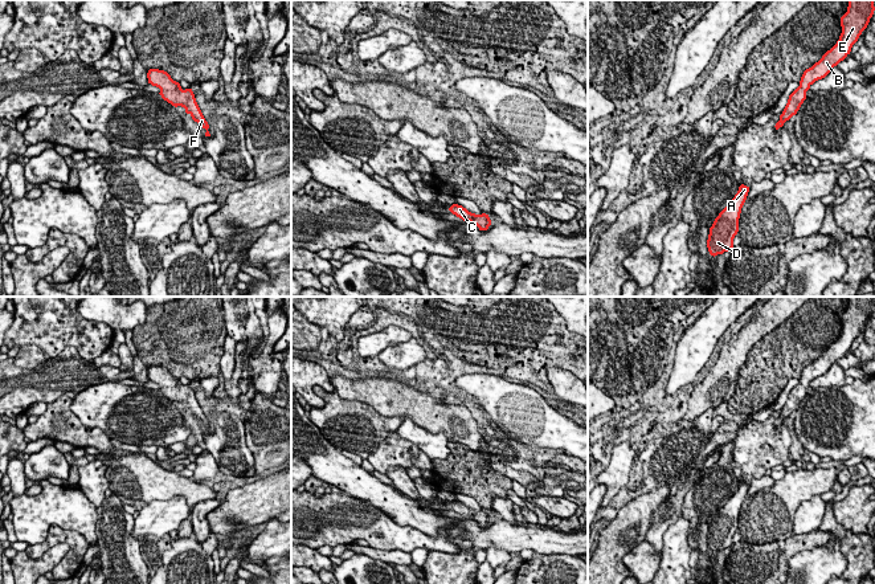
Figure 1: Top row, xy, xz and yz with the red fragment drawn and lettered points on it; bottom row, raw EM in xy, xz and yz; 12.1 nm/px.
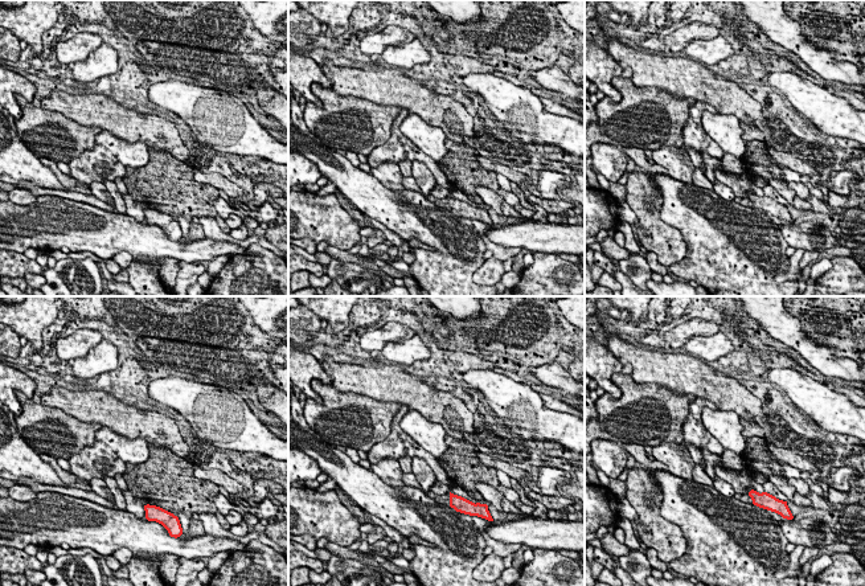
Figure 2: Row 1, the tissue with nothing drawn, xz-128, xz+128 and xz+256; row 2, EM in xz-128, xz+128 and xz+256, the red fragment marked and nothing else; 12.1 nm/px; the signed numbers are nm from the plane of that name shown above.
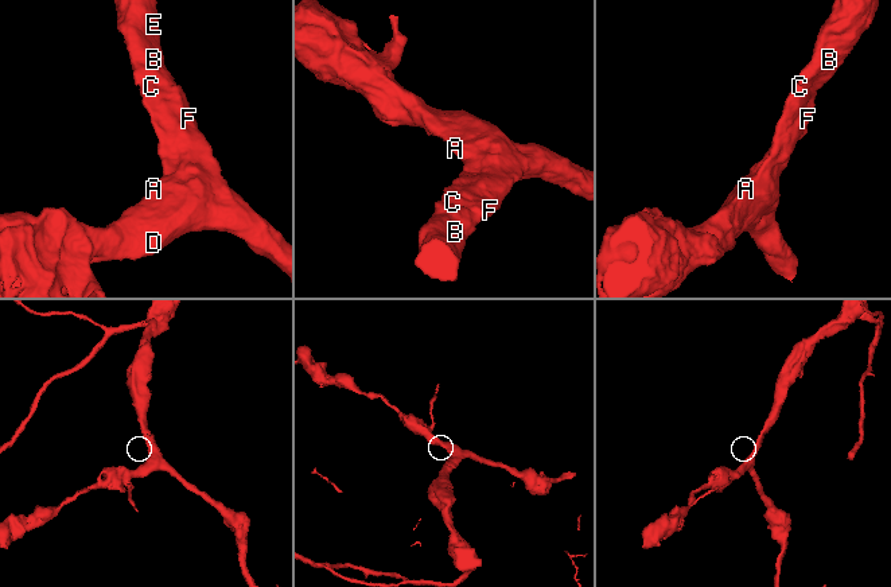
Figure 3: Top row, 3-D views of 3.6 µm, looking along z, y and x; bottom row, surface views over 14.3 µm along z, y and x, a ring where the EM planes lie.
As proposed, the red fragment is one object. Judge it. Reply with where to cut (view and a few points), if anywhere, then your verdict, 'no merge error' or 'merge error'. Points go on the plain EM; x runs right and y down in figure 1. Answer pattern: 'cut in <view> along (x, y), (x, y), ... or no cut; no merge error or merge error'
no cut; no merge error

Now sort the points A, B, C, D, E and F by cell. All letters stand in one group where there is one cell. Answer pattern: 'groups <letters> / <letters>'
groups A B C D E F

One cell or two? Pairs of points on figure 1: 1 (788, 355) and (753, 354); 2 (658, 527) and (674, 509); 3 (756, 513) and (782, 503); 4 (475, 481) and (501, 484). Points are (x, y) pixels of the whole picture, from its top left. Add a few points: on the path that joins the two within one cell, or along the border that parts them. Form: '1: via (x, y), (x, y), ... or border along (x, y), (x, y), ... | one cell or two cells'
1: via (780, 355), (761, 355) | one cell
2: via (659, 523), (670, 513) | one cell
3: via (763, 506), (765, 503), (776, 503) | one cell
4: via (482, 484), (494, 484) | one cell

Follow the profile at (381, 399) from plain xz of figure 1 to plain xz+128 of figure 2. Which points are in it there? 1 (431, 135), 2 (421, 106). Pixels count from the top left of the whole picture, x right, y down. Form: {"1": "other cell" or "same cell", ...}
{"1": "other cell", "2": "same cell"}

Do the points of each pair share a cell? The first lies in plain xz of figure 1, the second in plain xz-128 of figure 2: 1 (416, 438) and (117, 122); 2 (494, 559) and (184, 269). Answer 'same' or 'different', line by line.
1: different
2: same

